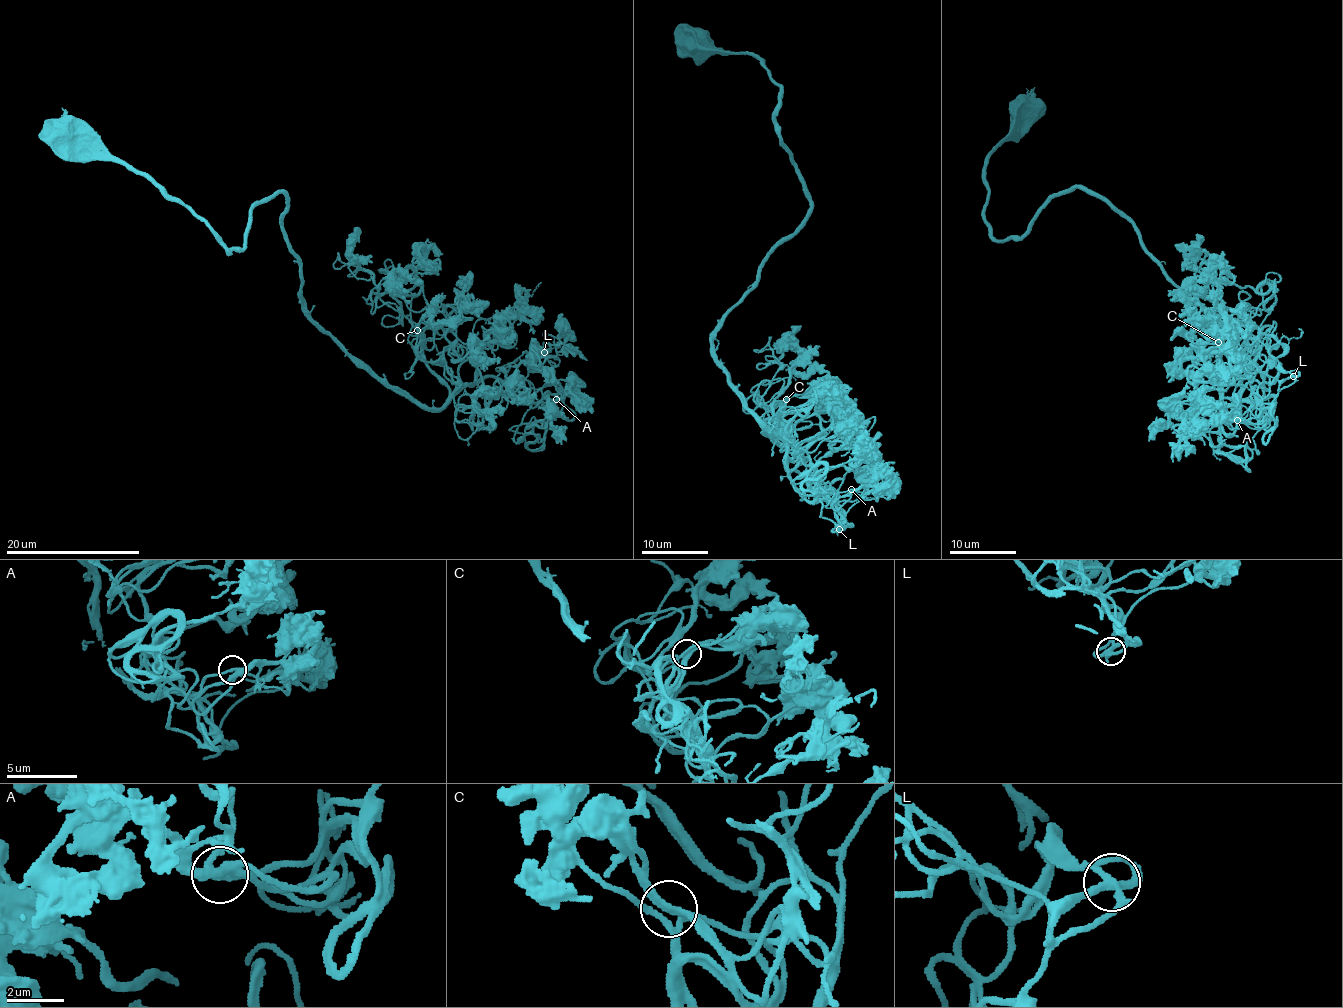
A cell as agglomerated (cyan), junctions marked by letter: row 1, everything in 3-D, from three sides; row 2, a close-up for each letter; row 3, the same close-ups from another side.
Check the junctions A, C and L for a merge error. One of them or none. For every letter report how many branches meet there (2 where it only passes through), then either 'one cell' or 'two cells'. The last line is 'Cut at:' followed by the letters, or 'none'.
A: 5 branches meet; one cell
C: 5 branches meet; one cell
L: 5 branches meet; one cell
Cut at: none

